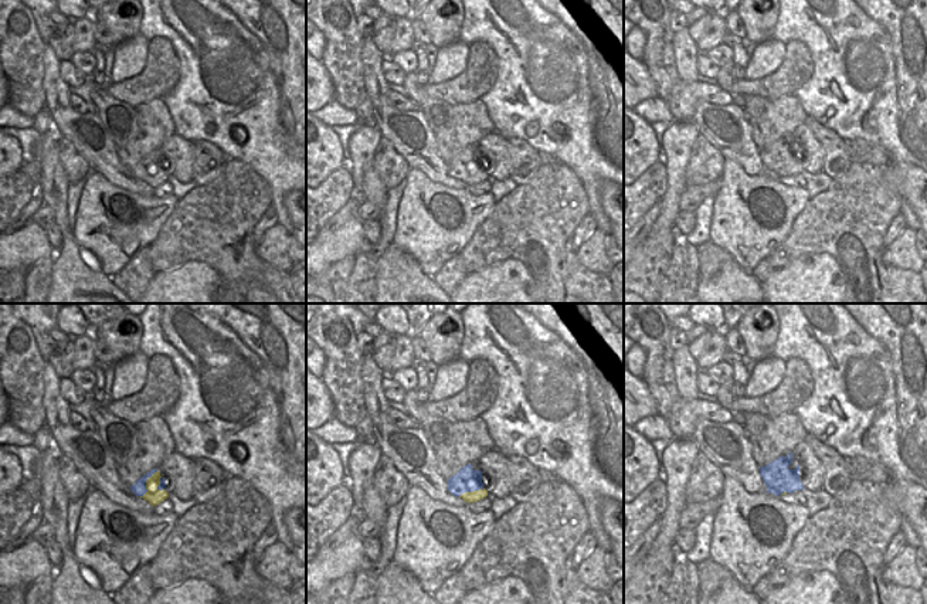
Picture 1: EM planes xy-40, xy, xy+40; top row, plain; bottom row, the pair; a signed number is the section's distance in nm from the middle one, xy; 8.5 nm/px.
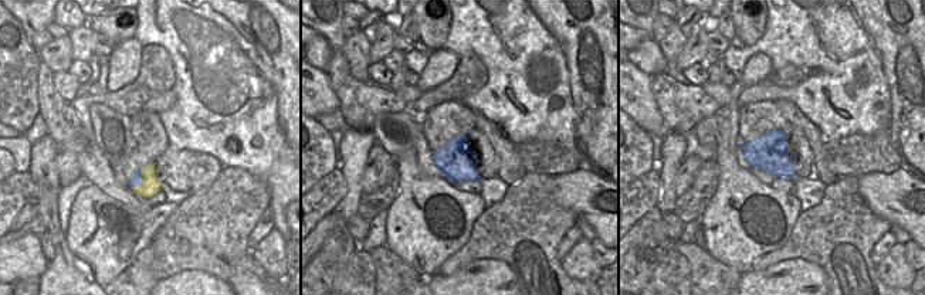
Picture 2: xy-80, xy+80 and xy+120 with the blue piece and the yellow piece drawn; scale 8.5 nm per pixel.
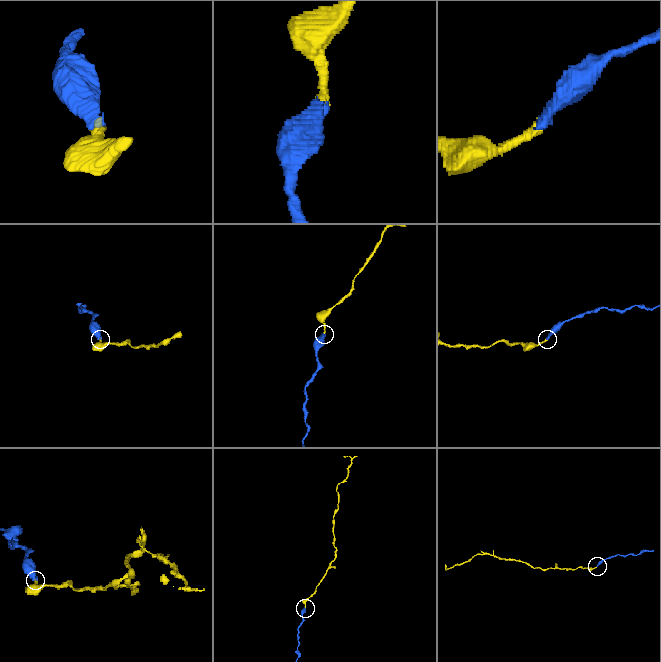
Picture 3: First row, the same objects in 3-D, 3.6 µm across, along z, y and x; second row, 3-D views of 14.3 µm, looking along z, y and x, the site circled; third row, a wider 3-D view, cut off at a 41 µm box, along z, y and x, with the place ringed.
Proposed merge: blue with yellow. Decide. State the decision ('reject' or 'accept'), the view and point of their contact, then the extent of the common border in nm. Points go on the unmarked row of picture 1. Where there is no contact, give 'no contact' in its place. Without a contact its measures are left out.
accept | xy-40 (145, 166) | 280 nm

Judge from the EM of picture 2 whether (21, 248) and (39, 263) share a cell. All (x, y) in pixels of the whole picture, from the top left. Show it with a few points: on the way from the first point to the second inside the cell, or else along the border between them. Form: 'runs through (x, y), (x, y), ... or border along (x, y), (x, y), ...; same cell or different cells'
runs through (26, 253), (34, 261); same cell

